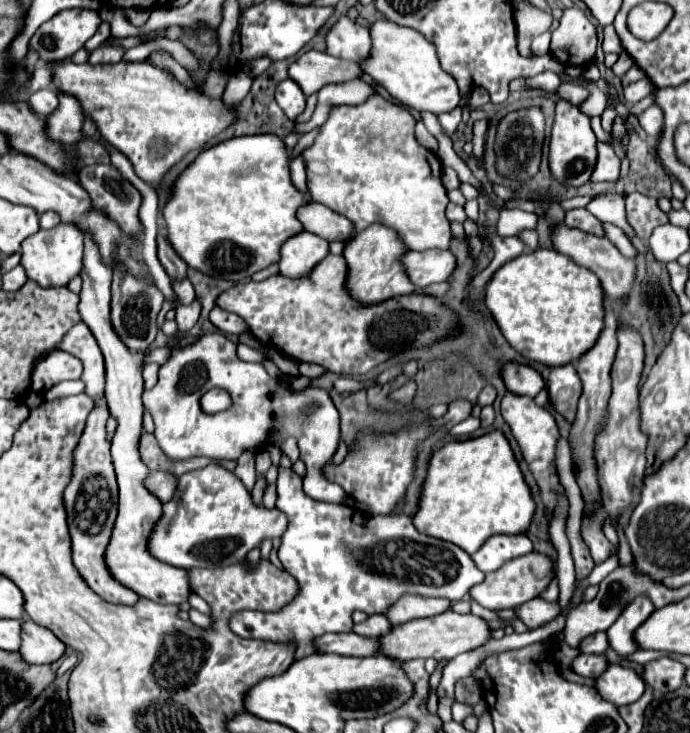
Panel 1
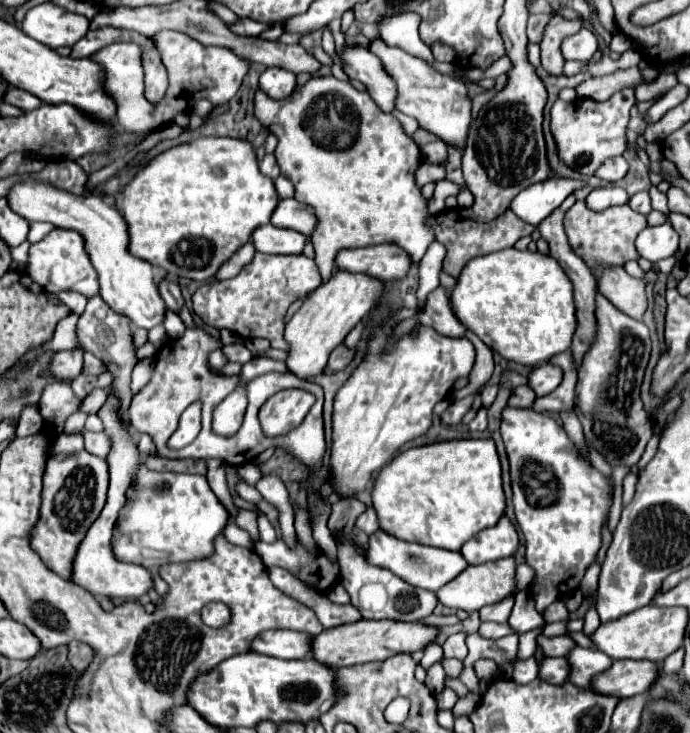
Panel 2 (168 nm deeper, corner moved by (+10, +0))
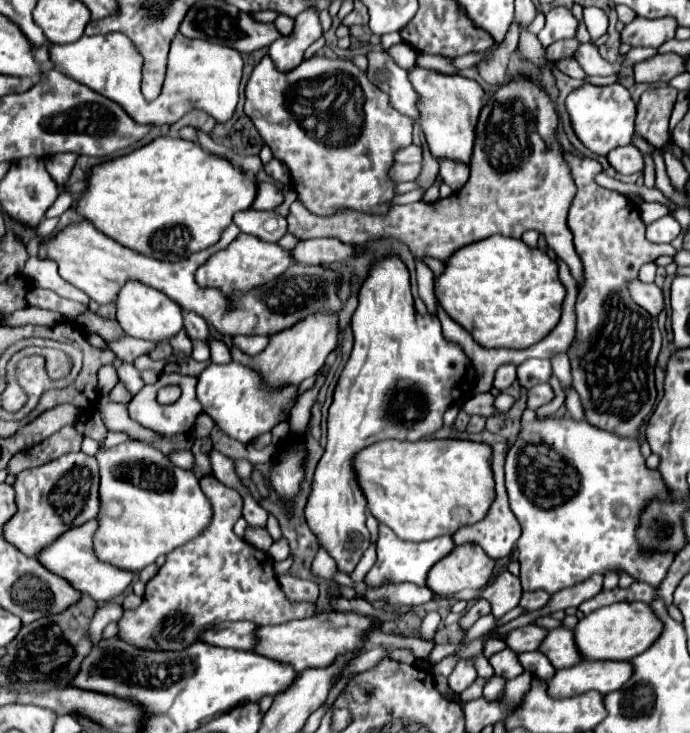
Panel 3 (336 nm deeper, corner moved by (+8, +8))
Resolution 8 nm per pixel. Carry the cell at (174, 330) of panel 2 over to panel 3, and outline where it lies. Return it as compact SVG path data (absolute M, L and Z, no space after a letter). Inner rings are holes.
M192 340L192 346L194 346L194 350L192 350L192 358L194 358L194 360L198 360L198 362L206 362L206 360L210 358L210 348L206 346L206 342L200 344L200 340L198 340L198 342Z

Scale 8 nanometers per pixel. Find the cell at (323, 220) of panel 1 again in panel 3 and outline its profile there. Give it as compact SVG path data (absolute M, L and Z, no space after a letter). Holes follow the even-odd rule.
M260 182L260 194L256 196L254 210L276 210L284 202L280 188L270 182Z

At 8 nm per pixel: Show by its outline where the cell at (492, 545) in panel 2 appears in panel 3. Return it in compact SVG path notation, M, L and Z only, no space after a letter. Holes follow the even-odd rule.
M498 442L498 444L494 444L492 448L494 448L492 470L494 470L494 480L496 480L496 500L494 500L494 504L490 506L490 510L488 510L488 514L486 514L484 520L476 522L476 524L472 524L472 526L460 528L452 538L454 538L454 542L456 542L458 546L462 546L462 544L476 544L476 546L480 546L490 558L498 560L498 558L508 556L508 554L514 550L514 546L516 546L516 542L518 542L518 538L520 538L520 534L522 534L522 528L520 528L520 522L516 520L516 516L514 516L512 510L510 510L508 494L506 494L506 488L504 488L504 452L506 452L506 444L504 444L504 442Z

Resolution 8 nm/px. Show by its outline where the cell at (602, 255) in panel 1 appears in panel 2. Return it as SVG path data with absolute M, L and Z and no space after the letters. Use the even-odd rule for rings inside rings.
M606 268L598 282L598 290L624 314L630 318L642 320L648 298L646 298L646 284L644 280L630 278L624 268Z

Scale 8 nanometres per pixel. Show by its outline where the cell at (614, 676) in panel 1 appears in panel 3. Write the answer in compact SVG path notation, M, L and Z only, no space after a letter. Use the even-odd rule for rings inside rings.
M564 628L548 630L548 638L544 646L540 646L540 652L544 652L554 668L572 668L578 662L582 662L582 654L576 646L574 632Z

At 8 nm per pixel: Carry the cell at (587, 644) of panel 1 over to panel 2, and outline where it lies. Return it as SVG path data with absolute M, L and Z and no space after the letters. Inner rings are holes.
M540 634L540 636L536 636L536 644L540 646L544 656L566 656L576 646L572 642L572 638L568 638L566 634L564 636L552 636L552 638L546 638Z

